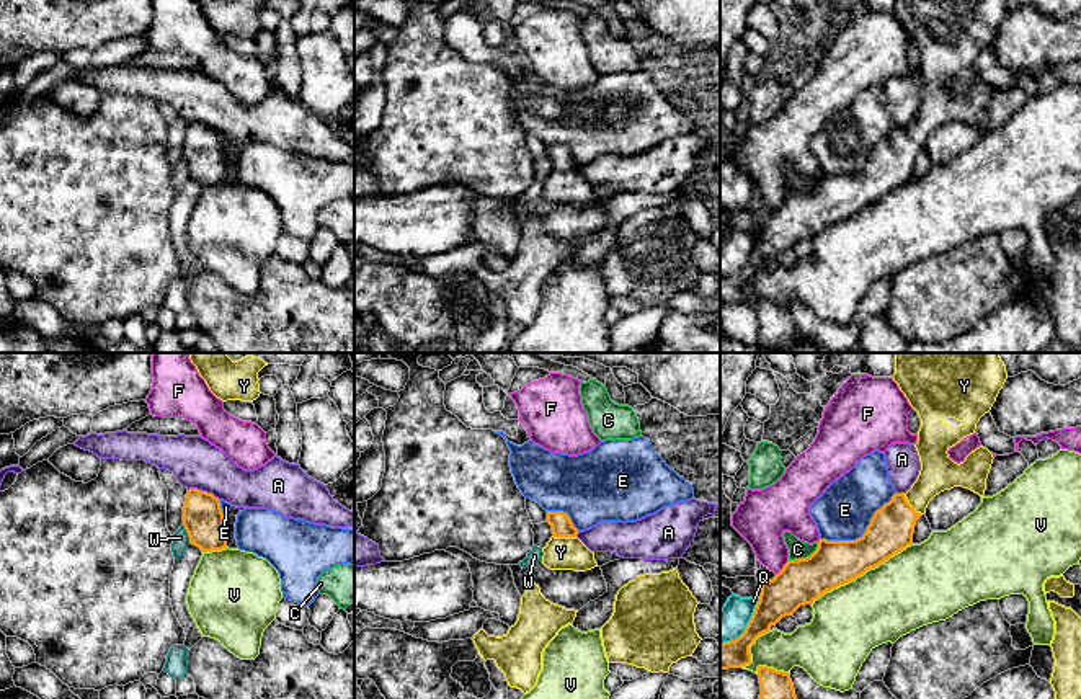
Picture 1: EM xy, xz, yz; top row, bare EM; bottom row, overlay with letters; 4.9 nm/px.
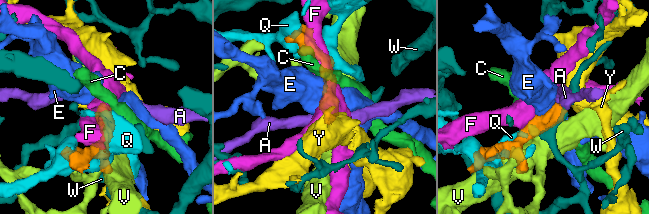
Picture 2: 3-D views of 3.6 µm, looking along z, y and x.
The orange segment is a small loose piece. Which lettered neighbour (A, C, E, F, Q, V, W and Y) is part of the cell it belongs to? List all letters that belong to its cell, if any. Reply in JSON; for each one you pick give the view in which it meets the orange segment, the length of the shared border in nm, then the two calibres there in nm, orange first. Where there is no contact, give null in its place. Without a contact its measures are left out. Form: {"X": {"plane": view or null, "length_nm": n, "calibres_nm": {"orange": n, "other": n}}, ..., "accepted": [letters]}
{"Y": {"plane": "yz", "length_nm": 140, "calibres_nm": {"orange": 220, "other": 180}}, "accepted": ["Y"]}

